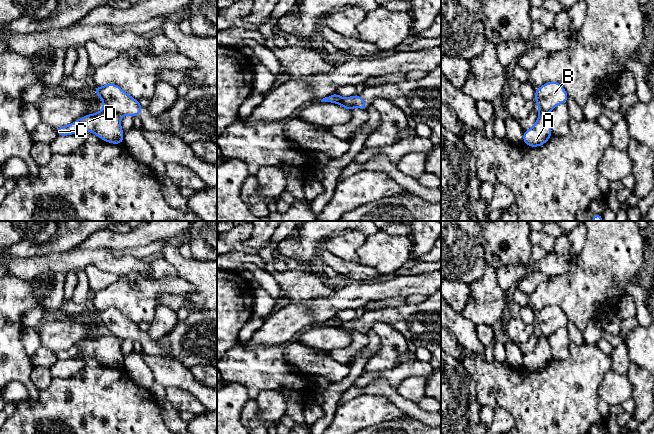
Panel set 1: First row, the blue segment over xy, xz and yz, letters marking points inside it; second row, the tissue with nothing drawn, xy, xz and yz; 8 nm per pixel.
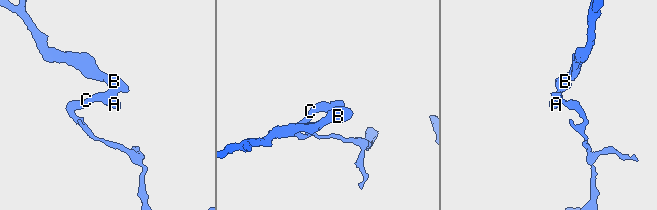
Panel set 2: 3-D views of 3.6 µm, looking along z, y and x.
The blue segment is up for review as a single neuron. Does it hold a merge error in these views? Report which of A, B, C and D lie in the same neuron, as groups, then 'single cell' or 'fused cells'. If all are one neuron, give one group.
A C D / B | fused cells

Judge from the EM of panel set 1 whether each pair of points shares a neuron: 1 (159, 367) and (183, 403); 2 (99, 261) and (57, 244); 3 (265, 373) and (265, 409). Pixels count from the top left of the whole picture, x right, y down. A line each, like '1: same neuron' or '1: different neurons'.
1: different neurons
2: different neurons
3: different neurons

